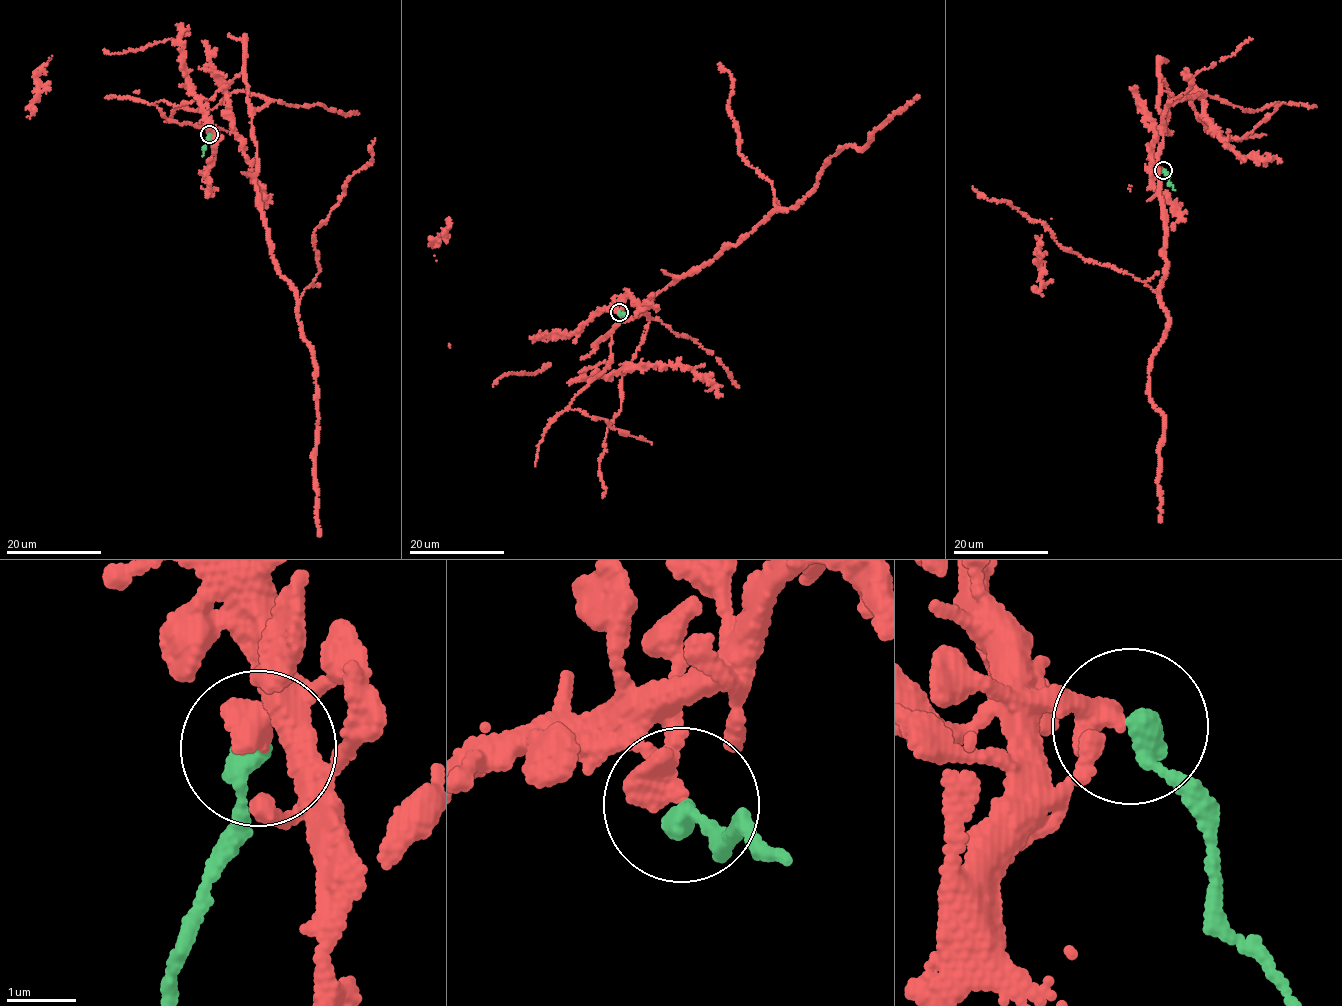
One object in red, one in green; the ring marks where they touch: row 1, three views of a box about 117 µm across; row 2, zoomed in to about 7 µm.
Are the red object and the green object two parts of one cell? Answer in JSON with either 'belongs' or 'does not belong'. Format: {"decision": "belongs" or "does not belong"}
{"decision": "does not belong"}

